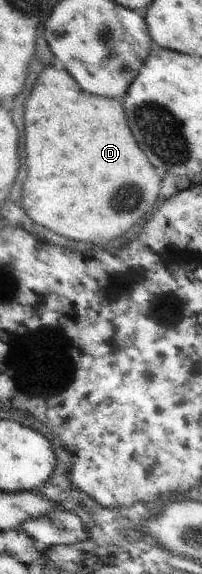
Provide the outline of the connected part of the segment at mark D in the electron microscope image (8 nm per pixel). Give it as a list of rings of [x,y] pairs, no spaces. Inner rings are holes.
[[[49,65],[37,77],[35,89],[29,95],[29,101],[25,103],[25,151],[27,151],[27,171],[29,171],[27,179],[25,179],[25,185],[23,185],[23,191],[21,191],[23,193],[25,211],[27,211],[27,215],[35,223],[39,223],[39,225],[43,225],[43,227],[47,227],[47,229],[51,229],[51,231],[67,237],[67,239],[83,241],[83,243],[91,243],[91,245],[103,247],[107,243],[107,239],[113,241],[113,239],[121,237],[125,231],[129,231],[147,211],[151,211],[151,207],[157,201],[161,178],[157,175],[157,171],[151,167],[151,163],[145,159],[143,150],[139,149],[139,145],[135,143],[135,137],[133,137],[131,129],[127,125],[127,119],[125,119],[123,105],[113,98],[99,97],[99,95],[91,95],[91,93],[83,91],[77,81],[65,69],[59,70]]]

